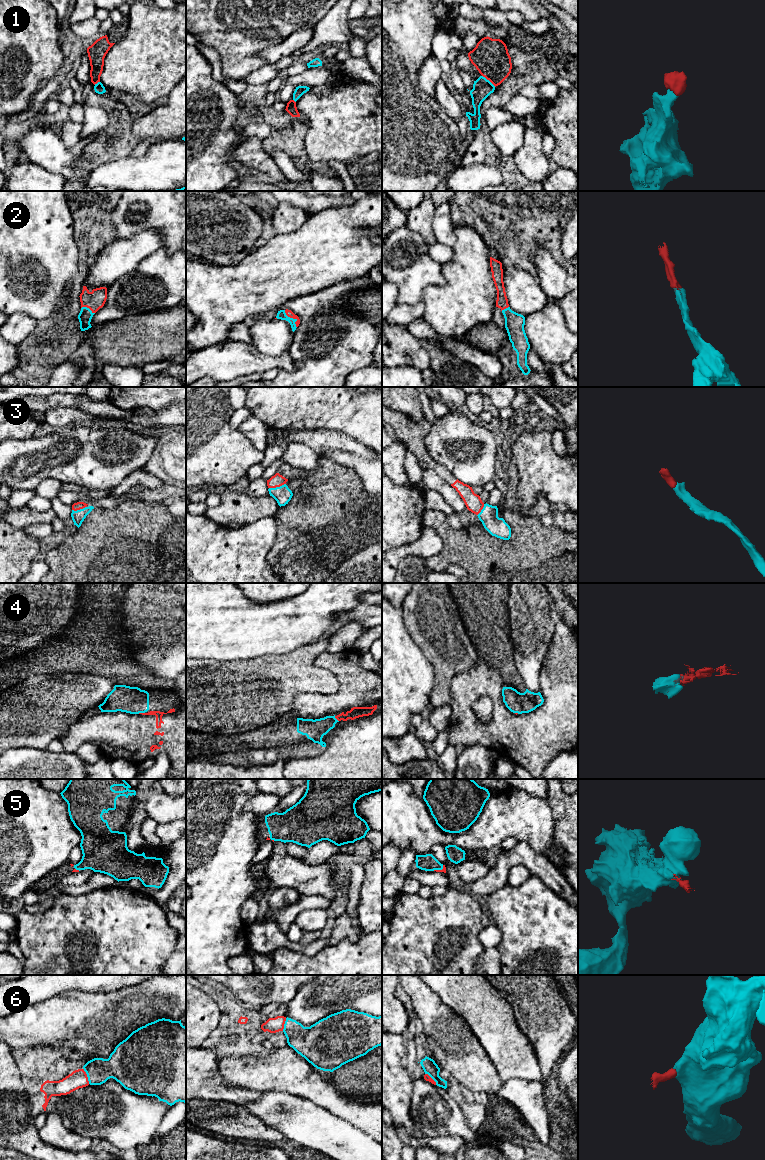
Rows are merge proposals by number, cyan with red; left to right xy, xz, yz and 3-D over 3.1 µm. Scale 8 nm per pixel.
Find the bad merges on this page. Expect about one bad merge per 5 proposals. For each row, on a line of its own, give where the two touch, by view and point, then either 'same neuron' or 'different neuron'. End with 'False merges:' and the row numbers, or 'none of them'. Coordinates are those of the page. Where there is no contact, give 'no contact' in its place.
1: meets cyan in yz at (488, 80); same neuron
2: meets cyan in xz at (292, 318); same neuron
3: meets cyan in xz at (277, 487); same neuron
4: meets cyan in xy at (141, 712); same neuron
5: meets cyan in yz at (439, 869); same neuron
6: meets cyan in xy at (87, 1076); different neuron
False merges: 6

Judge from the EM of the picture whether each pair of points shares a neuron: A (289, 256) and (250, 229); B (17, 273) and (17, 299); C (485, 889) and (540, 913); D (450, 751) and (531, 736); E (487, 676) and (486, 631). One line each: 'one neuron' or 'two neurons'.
A: two neurons
B: one neuron
C: two neurons
D: two neurons
E: two neurons

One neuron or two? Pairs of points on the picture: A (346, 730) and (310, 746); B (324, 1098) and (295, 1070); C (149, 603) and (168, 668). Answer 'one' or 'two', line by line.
A: two
B: one
C: one

